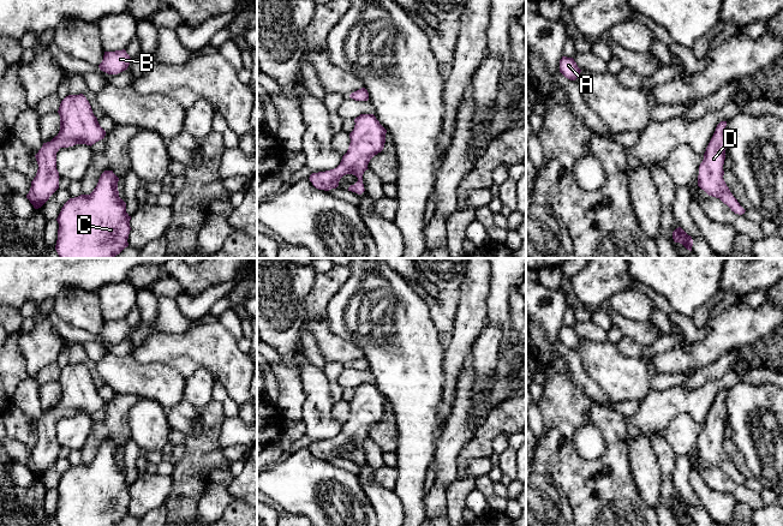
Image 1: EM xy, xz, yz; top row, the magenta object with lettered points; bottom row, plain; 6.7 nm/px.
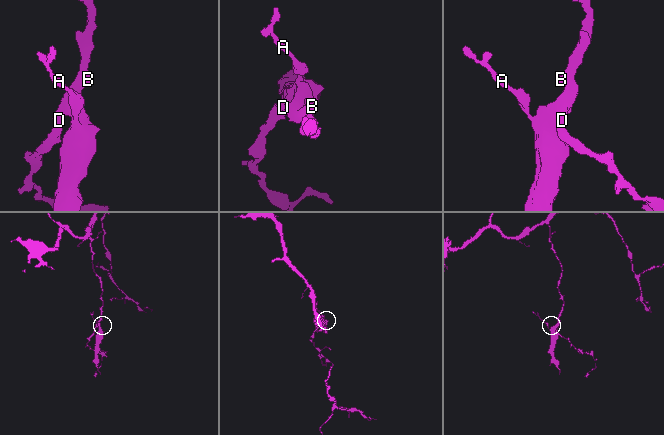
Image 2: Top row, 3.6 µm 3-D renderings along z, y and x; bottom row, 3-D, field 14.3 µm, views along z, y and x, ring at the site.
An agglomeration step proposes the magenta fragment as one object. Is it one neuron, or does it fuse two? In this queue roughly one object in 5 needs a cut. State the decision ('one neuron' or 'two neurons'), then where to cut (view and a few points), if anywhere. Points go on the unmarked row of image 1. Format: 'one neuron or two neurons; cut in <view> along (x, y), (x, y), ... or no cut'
one neuron; no cut

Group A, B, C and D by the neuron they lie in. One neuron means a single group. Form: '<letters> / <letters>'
A B C D

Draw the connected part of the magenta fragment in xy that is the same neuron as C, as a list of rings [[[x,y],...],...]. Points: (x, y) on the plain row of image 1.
[[[104,440],[90,464],[70,467],[56,488],[59,492],[55,519],[59,526],[115,526],[128,515],[131,485],[119,466],[119,447]]]

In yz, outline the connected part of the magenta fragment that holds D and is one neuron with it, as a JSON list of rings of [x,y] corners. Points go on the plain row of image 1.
[[[721,390],[706,417],[704,429],[699,435],[698,455],[709,465],[719,467],[735,483],[745,483],[745,478],[733,465],[727,455],[723,444],[723,434],[725,429],[725,395],[727,390]]]

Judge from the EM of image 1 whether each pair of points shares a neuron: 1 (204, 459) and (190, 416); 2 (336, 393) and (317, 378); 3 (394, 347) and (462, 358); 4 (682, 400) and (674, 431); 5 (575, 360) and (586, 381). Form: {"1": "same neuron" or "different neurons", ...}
{"1": "different neurons", "2": "different neurons", "3": "different neurons", "4": "different neurons", "5": "same neuron"}

